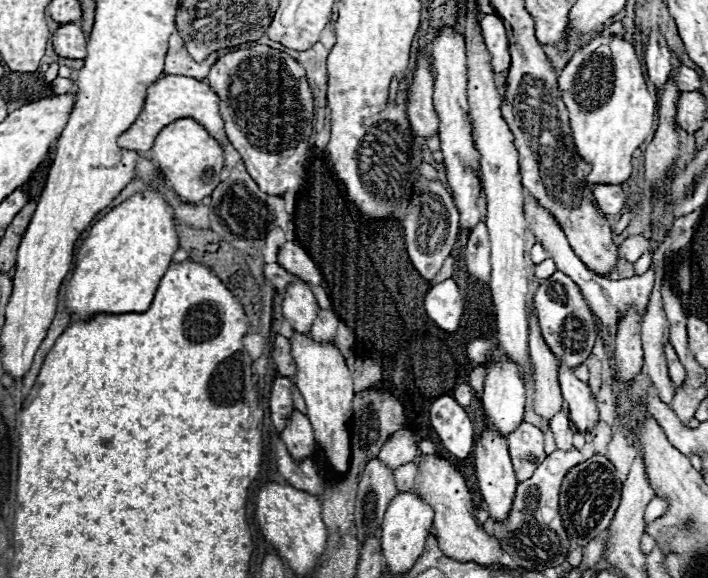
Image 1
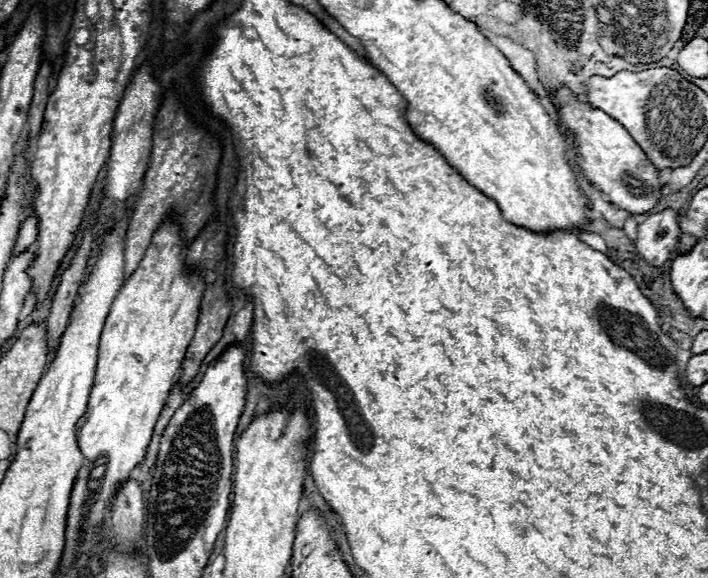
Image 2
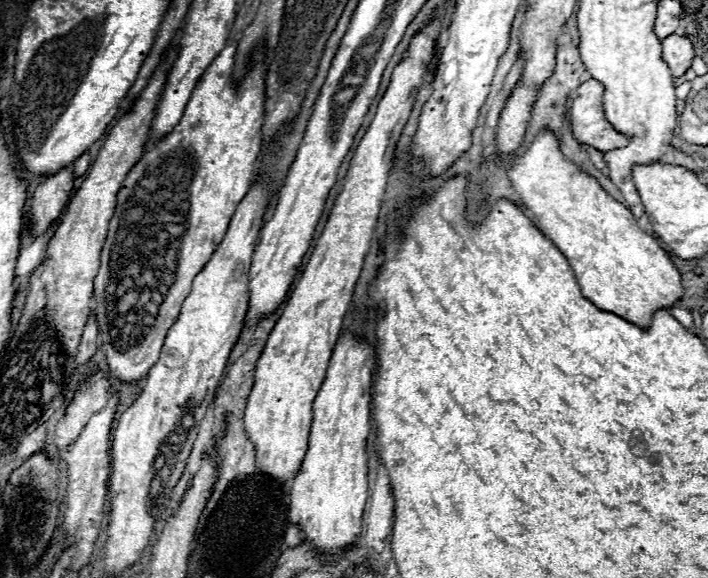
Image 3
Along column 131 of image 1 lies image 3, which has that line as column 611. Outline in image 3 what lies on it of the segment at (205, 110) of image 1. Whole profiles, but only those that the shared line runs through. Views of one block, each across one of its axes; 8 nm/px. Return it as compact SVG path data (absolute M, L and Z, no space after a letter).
M586 80L576 88L570 106L572 136L580 144L588 144L600 152L608 152L628 144L628 138L618 134L604 118L602 108L604 86L598 80Z

